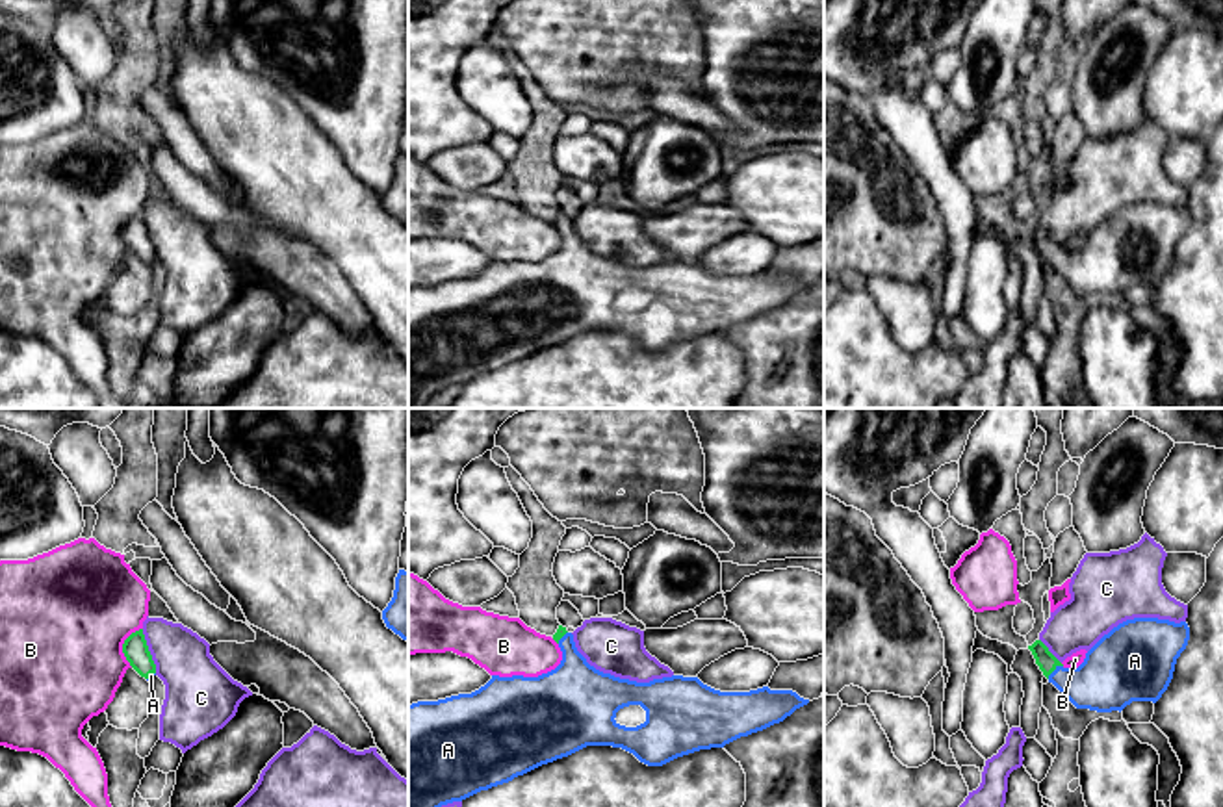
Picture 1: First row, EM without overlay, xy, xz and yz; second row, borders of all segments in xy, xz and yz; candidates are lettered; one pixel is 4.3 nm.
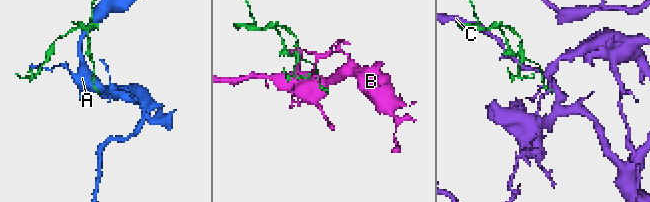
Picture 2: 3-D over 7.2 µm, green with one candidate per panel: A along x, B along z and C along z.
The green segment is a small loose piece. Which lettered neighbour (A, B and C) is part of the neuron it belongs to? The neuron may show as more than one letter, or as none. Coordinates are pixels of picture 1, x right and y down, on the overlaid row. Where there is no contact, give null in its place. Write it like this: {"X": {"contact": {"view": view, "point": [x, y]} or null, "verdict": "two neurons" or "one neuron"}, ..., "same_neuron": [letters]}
{"A": {"contact": {"view": "yz", "point": [1055, 668]}, "verdict": "one neuron"}, "B": {"contact": {"view": "xy", "point": [123, 646]}, "verdict": "two neurons"}, "C": {"contact": {"view": "xy", "point": [149, 652]}, "verdict": "two neurons"}, "same_neuron": ["A"]}

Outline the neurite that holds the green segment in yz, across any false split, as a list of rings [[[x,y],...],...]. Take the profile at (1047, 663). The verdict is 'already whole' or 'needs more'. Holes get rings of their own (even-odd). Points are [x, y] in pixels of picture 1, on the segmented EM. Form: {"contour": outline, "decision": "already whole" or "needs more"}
{"contour": [[[1134,618],[1104,634],[1078,668],[1065,668],[1041,640],[1028,649],[1049,683],[1076,709],[1121,712],[1132,701],[1162,698],[1188,640],[1186,621]]], "decision": "needs more"}

